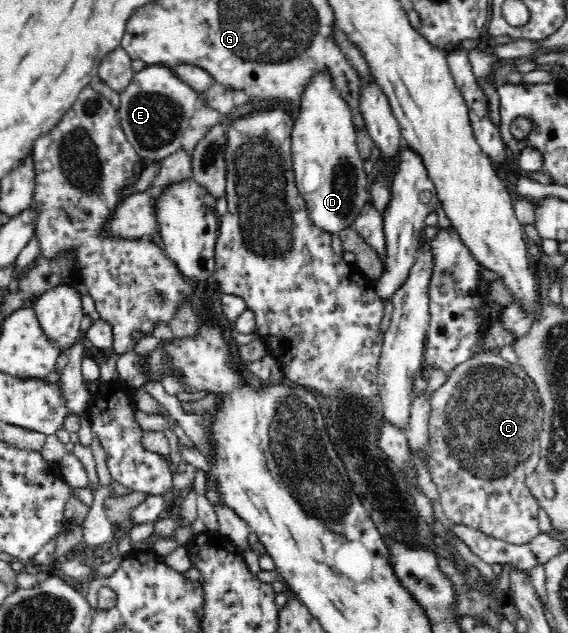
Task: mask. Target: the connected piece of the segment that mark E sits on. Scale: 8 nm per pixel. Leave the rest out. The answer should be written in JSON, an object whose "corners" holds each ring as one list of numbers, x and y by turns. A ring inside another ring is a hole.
{"corners":[[164,63,146,65,135,73,120,99,120,127,126,141,145,163,169,157,182,148,183,135,201,106,201,93,183,82,175,70]]}

